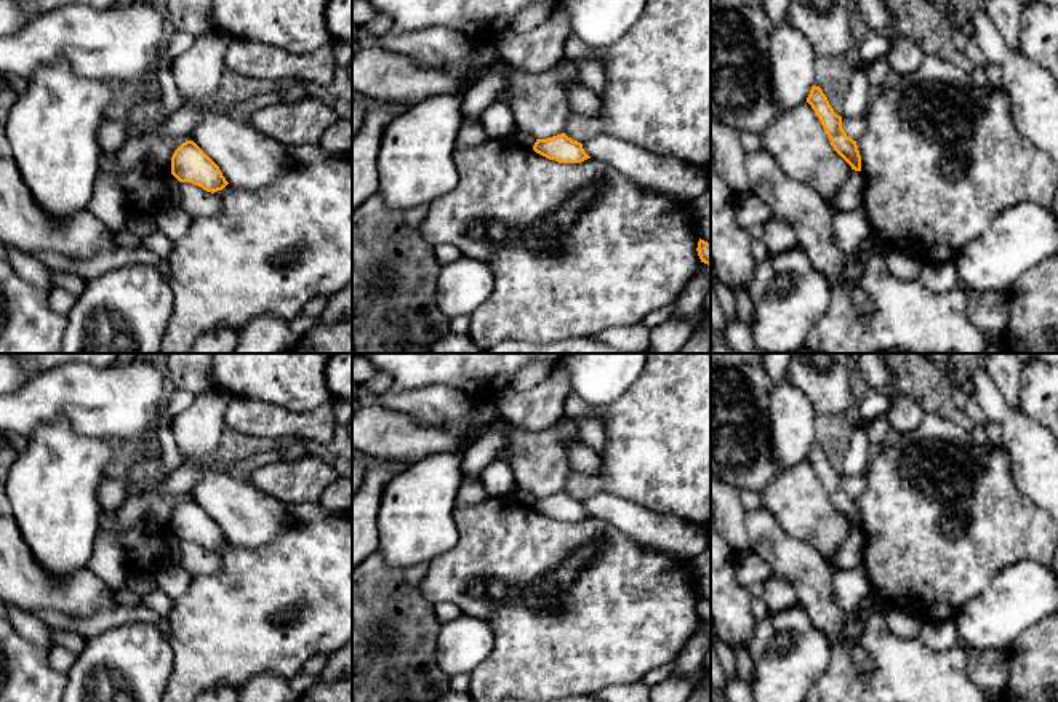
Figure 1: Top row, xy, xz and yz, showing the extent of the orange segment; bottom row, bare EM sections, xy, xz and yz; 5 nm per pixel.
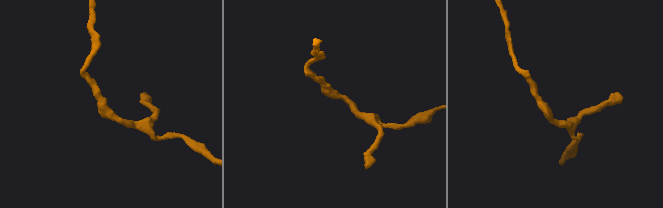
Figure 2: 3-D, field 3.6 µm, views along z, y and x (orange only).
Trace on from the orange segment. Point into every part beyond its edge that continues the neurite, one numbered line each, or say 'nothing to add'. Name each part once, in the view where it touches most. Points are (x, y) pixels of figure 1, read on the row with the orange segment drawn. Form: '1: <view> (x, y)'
nothing to add

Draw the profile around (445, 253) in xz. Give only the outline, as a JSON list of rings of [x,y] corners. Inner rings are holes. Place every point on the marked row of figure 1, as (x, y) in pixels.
[[[440,243],[440,245],[435,246],[435,256],[437,256],[439,262],[442,265],[445,265],[445,264],[448,264],[448,262],[456,261],[458,257],[461,257],[463,253],[455,245]]]

